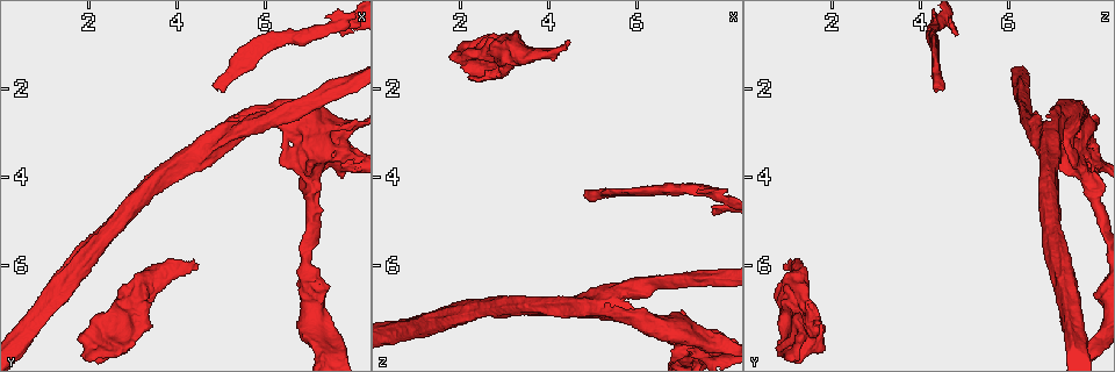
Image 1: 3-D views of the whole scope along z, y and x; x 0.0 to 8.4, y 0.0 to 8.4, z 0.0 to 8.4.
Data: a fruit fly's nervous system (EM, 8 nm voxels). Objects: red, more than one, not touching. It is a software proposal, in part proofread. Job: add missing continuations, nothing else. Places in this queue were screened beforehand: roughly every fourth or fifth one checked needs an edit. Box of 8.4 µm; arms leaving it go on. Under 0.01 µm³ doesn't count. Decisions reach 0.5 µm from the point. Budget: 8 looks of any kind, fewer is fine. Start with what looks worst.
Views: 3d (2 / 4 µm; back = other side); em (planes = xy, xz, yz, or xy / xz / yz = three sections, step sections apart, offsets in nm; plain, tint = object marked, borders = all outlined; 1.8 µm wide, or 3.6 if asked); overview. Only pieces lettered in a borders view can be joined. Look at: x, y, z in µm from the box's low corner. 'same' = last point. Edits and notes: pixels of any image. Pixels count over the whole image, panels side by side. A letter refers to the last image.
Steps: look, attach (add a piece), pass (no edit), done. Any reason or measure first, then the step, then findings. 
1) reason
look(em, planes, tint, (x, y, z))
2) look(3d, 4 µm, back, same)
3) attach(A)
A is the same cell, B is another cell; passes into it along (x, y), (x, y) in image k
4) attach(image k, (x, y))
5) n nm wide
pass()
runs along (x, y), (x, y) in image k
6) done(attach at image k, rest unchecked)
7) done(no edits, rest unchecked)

branch stops here
look(em, xz, step 8, borders, (4.40, 6.05, 0.95))

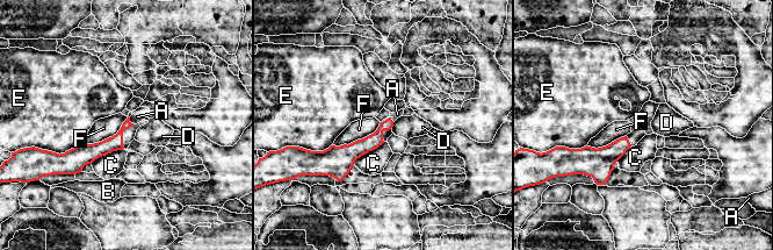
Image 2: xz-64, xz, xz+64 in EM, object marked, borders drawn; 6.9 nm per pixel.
attach(A)
A is the same cell, B, C, D, E and F are other cells; passes into it along (114, 143), (129, 121), (137, 116) in image 2; the neuron continues

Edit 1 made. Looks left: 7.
redraw
look(overview)

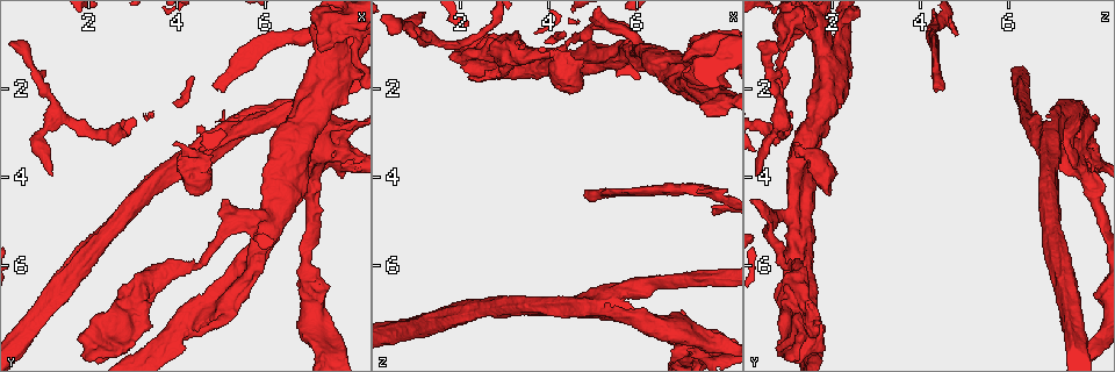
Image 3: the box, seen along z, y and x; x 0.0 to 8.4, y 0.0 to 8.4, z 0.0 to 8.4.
end of a long branch
look(em, yz, step 16, borders, (4.85, 1.95, 4.30))

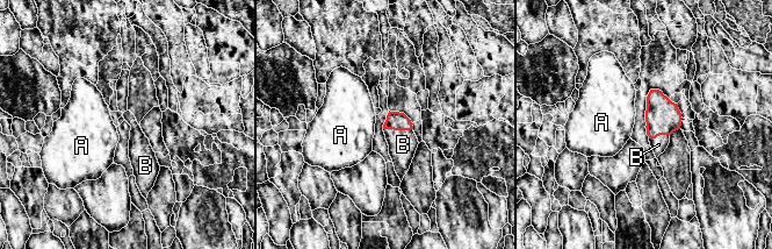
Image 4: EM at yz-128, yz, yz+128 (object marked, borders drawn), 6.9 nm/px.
cut it another way
look(em, planes, borders, same)

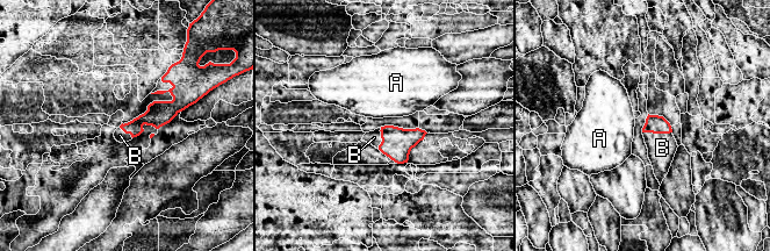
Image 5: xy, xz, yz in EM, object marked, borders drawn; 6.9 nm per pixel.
attach(B)
B is the same cell, A is another cell; passes into it along (654, 123), (657, 133), (662, 148) in image 5; the neuron continues

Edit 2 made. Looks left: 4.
four arms meet
look(3d, 4 µm, (7.00, 3.60, 7.50))

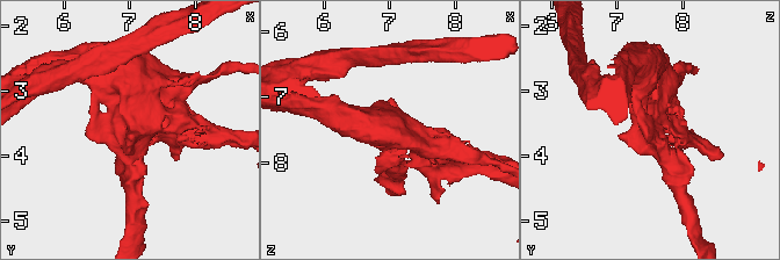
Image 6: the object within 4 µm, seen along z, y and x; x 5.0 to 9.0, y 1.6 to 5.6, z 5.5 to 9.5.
look(em, xz, step 4, tint, same)

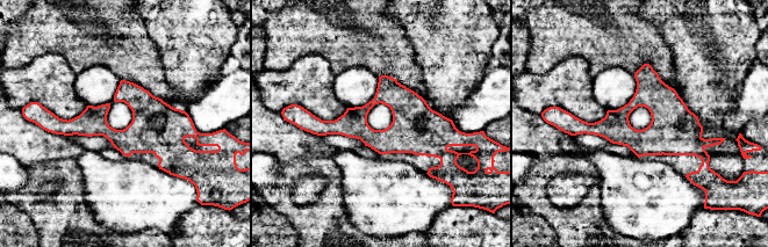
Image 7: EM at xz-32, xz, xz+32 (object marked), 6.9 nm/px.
look(em, xz, step 4, borders, same)

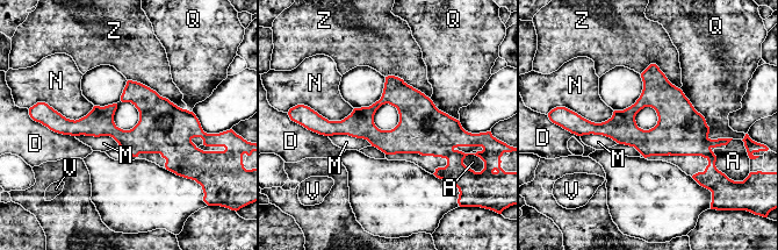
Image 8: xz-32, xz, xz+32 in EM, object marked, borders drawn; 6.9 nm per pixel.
pass()
A, D, M, N, Q, V and Z are other cells; border along (76, 135), (110, 136), (121, 147) in image 8; no lettered piece goes on from it

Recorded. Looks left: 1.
done(attach at image 2, attach at image 5, rest unchecked)

